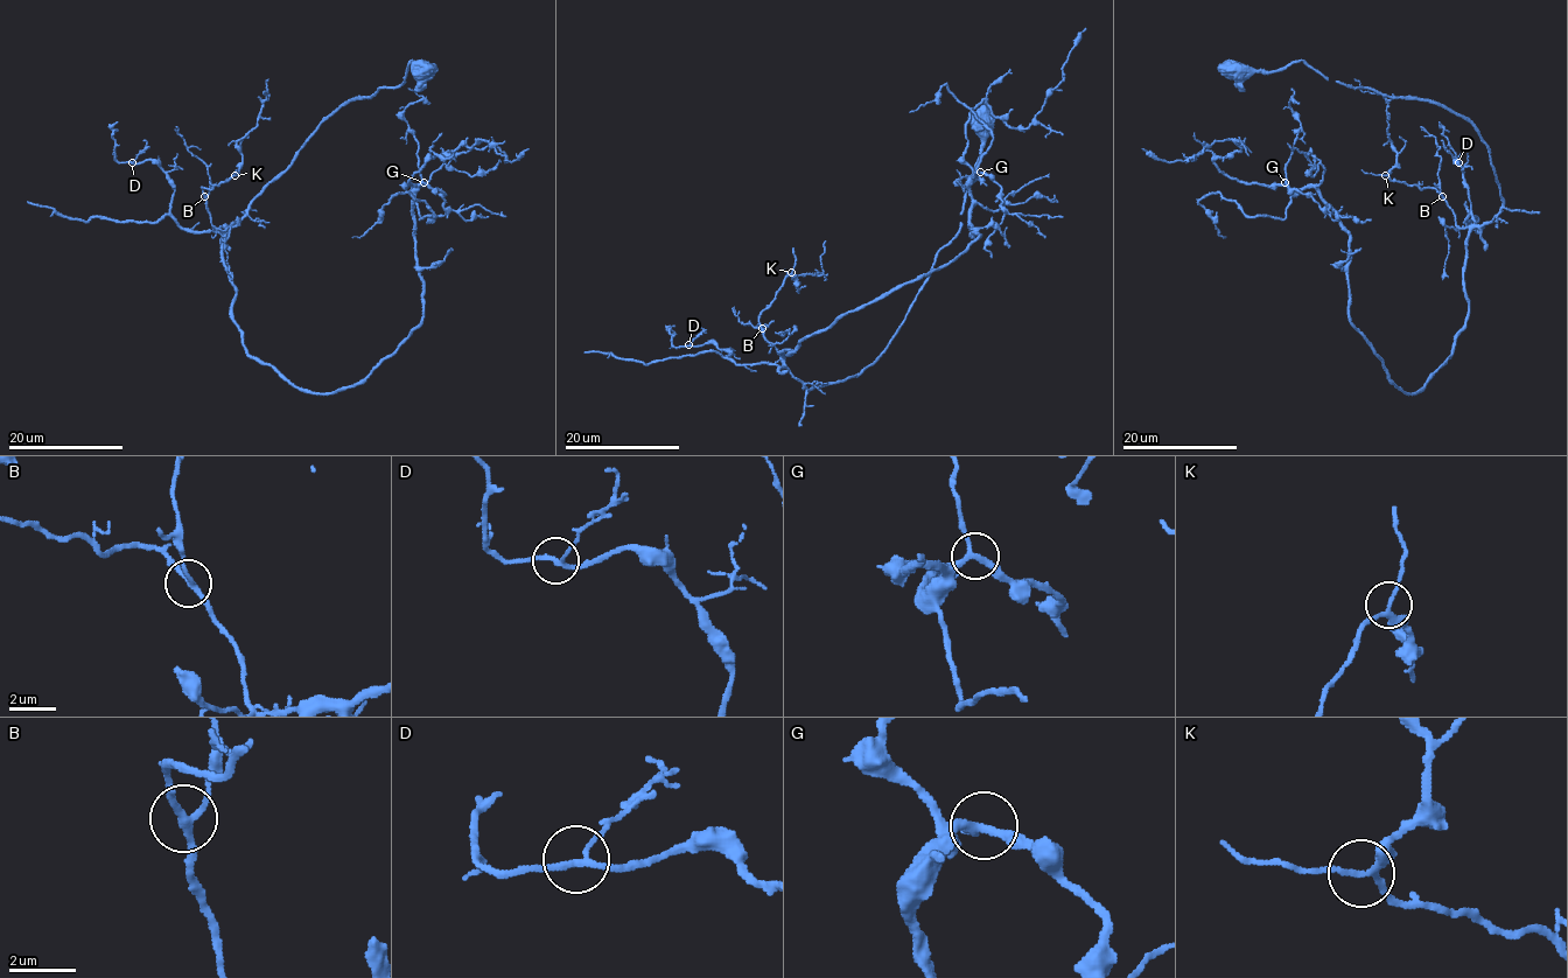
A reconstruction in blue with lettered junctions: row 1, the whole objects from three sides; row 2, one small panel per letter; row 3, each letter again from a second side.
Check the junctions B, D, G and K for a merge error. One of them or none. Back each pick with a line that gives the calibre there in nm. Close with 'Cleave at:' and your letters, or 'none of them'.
Cleave at: none of them

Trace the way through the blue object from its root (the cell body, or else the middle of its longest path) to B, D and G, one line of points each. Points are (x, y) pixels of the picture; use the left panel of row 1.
B: (426, 70), (428, 65), (420, 70), (412, 61), (400, 85), (344, 102), (231, 225), (211, 224), (204, 196)
D: (426, 70), (412, 61), (400, 85), (344, 102), (222, 232), (184, 230), (172, 180), (132, 162)
G: (426, 70), (344, 102), (228, 226), (246, 351), (312, 393), (386, 358), (422, 319), (424, 182)

